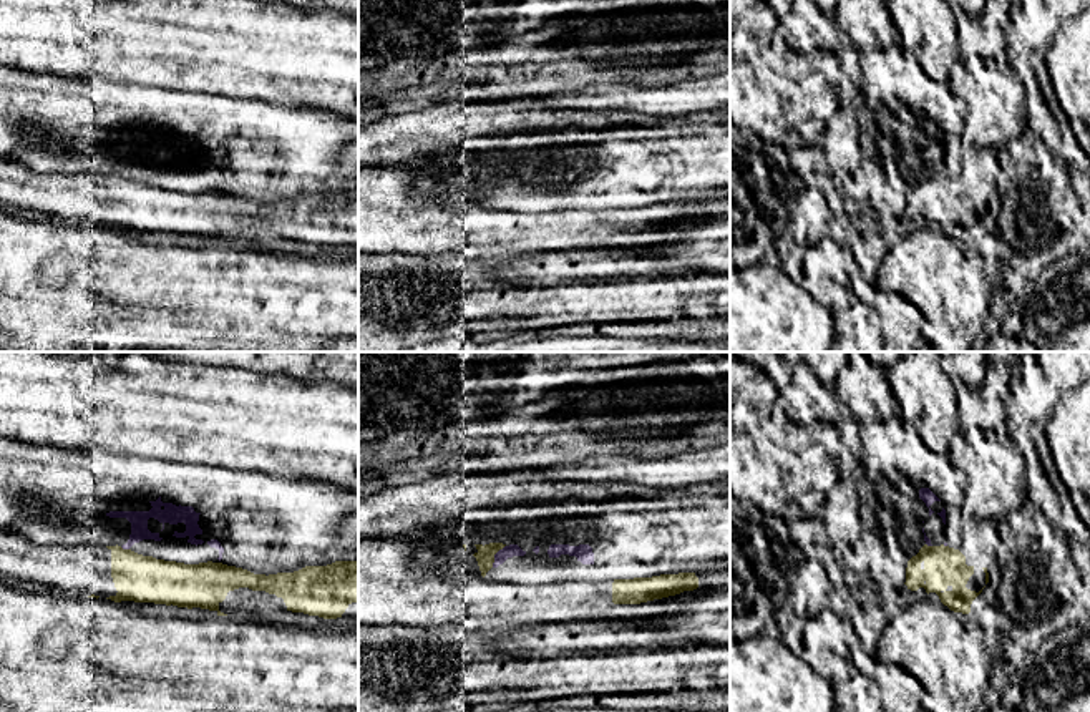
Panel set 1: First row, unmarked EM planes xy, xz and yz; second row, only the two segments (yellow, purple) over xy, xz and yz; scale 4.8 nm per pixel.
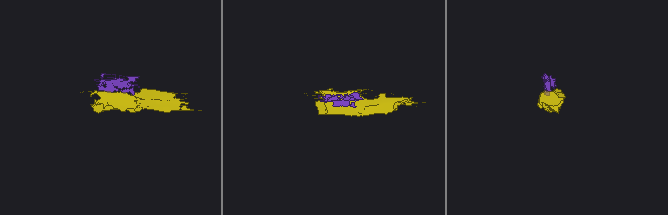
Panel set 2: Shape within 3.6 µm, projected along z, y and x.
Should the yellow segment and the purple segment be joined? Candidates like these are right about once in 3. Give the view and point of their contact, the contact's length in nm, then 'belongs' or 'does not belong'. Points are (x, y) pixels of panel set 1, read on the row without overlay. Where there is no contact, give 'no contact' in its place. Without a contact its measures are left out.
meets yellow in xz at (493, 185); contact 130 nm long; does not belong

